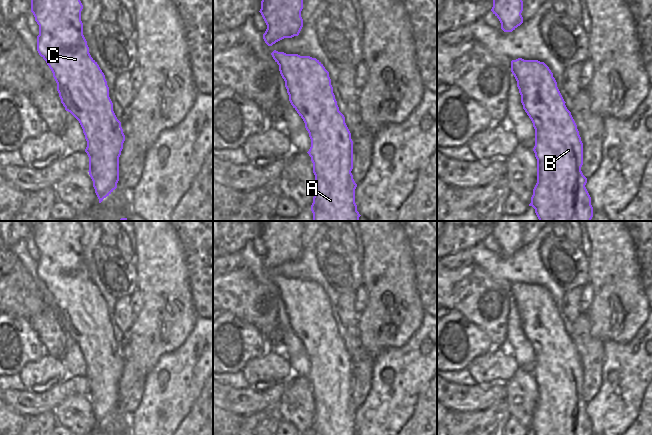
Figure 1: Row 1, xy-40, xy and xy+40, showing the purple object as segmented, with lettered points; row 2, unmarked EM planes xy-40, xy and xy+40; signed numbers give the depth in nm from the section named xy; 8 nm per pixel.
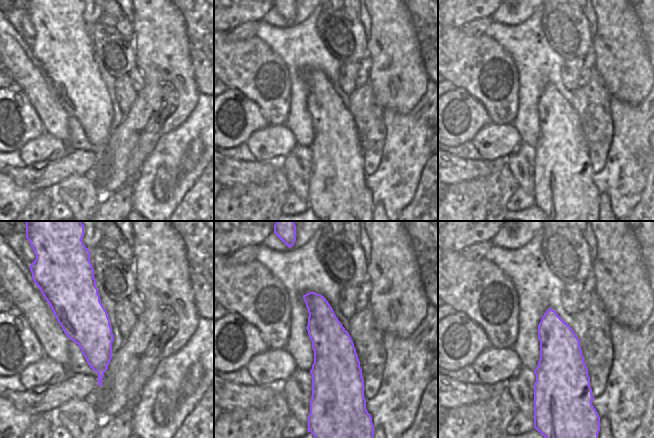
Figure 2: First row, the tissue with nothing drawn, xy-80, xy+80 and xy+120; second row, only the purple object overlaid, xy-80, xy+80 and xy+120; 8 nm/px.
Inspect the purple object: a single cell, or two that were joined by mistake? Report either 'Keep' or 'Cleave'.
Keep.

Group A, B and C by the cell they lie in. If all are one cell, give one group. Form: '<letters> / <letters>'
A B C

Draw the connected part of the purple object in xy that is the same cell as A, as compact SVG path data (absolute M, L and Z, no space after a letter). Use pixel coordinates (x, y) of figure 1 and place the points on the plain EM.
M276 274L271 279L279 289L289 325L303 343L311 363L311 371L307 376L311 381L315 399L315 419L311 435L357 435L355 427L357 408L351 397L353 365L345 341L339 335L329 296L319 284L310 280L286 278Z

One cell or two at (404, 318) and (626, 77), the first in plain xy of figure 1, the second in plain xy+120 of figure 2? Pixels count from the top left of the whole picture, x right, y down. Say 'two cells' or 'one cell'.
one cell

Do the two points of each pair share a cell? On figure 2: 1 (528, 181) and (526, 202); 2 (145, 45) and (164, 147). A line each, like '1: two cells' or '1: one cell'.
1: two cells
2: two cells

